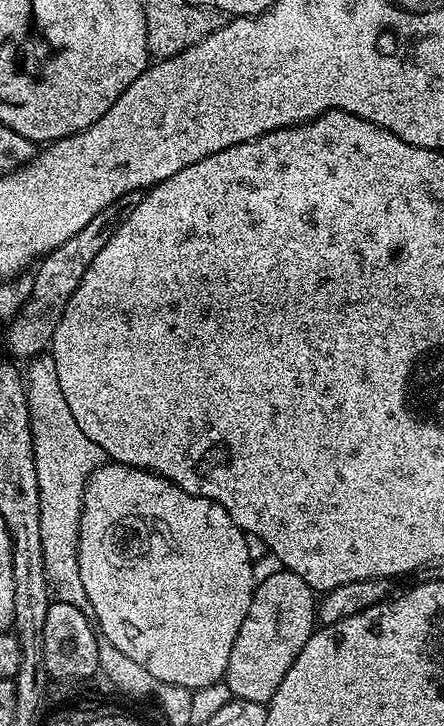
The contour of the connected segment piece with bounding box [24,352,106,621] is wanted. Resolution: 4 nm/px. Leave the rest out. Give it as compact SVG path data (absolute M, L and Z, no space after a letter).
M40 353L27 363L24 372L25 392L27 394L28 420L31 422L32 449L35 452L35 470L37 471L39 488L39 537L42 541L43 569L46 571L46 582L49 593L55 601L66 602L75 606L85 614L90 621L95 621L94 608L90 598L82 586L81 572L78 570L78 538L80 537L81 506L83 504L84 488L89 477L106 462L104 451L96 443L90 441L78 422L74 421L74 414L66 405L58 381L57 367L51 353Z

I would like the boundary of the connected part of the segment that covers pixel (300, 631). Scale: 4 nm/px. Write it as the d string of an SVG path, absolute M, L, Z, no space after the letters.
M282 570L259 581L252 589L250 610L246 610L242 630L234 638L234 650L230 650L226 683L233 697L263 705L271 702L313 631L314 593L298 574Z

